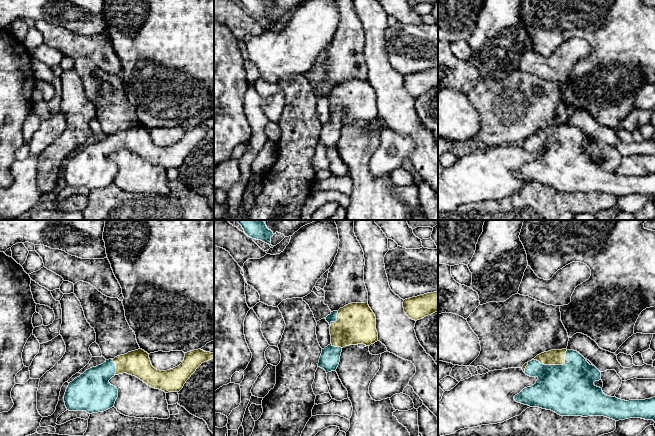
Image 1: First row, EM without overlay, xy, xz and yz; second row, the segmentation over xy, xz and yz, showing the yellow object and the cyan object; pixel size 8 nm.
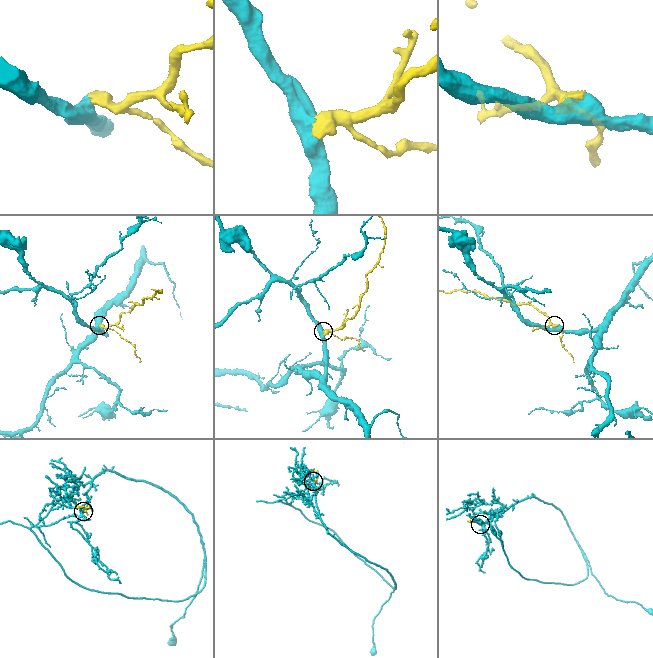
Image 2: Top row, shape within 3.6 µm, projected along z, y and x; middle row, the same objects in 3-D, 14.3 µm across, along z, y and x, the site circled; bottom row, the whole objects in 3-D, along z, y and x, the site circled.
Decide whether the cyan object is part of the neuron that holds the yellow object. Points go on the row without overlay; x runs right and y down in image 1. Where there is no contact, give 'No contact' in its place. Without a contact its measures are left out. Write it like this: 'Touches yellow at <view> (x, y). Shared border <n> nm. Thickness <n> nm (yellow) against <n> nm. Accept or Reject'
Touches yellow at yz (554, 140). Shared border 300 nm. Thickness 130 nm (yellow) against 420 nm. Accept

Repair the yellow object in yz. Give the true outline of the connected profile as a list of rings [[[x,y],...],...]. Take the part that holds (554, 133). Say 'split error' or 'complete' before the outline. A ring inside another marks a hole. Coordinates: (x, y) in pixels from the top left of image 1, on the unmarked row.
split error | [[[562,125],[541,129],[525,139],[522,146],[538,155],[534,161],[514,172],[518,179],[551,186],[560,192],[604,192],[615,197],[641,194],[655,198],[655,173],[625,177],[605,171],[602,164],[594,161],[601,155],[601,148],[577,127]]]

